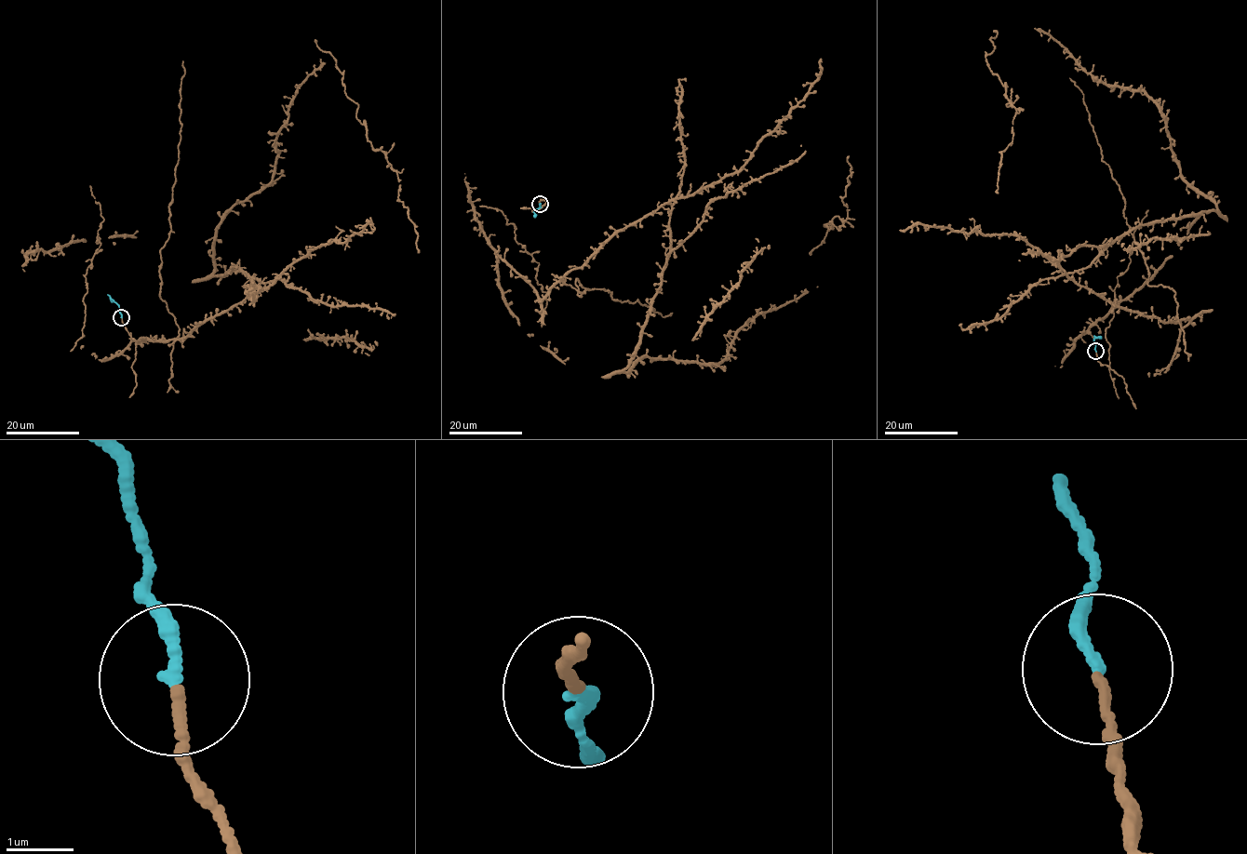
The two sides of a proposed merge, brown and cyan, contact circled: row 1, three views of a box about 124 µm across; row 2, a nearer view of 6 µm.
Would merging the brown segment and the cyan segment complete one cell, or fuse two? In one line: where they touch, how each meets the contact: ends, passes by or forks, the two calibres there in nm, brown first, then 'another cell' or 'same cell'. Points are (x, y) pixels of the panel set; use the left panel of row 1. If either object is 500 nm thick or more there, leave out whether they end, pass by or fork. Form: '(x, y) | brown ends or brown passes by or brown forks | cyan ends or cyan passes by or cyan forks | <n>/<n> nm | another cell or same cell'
(121, 317) | brown ends | cyan ends | 130/180 nm | same cell

